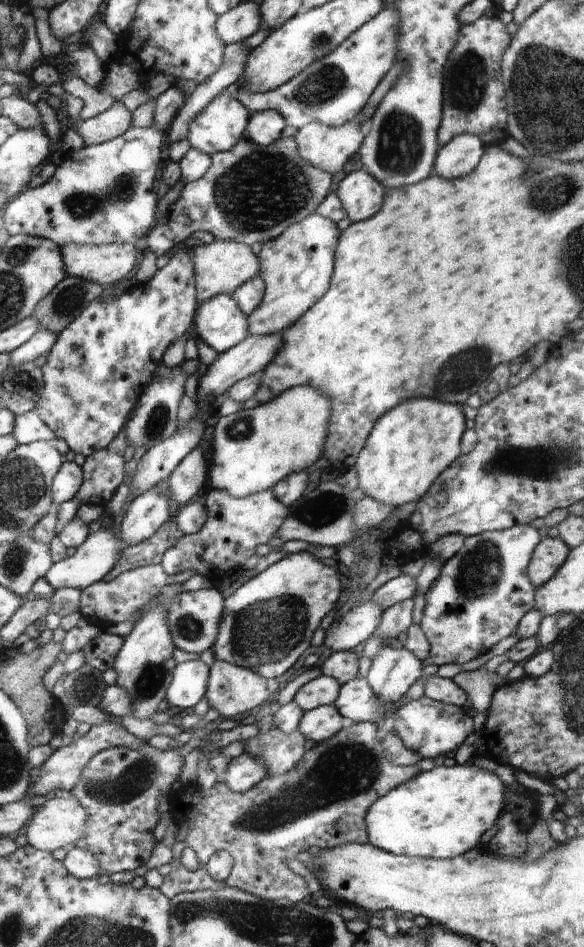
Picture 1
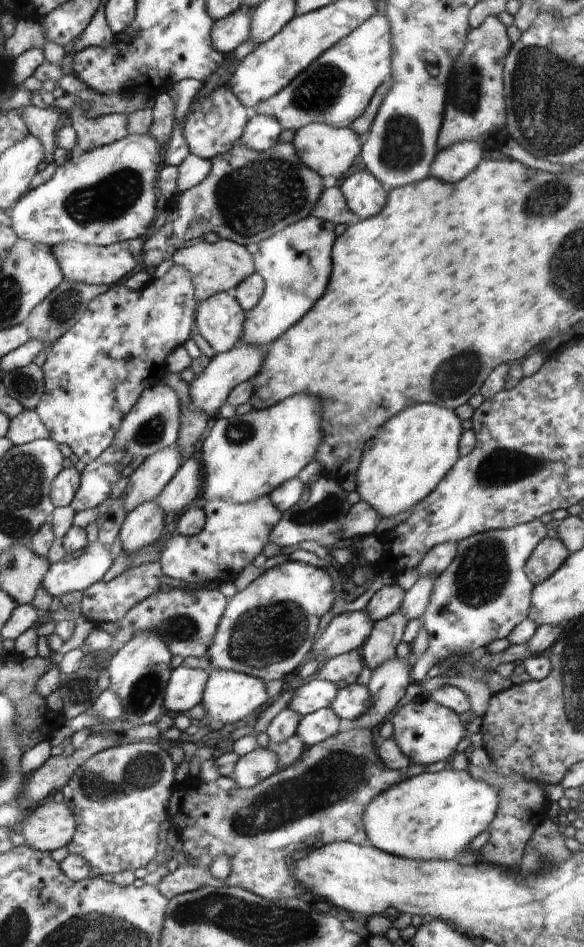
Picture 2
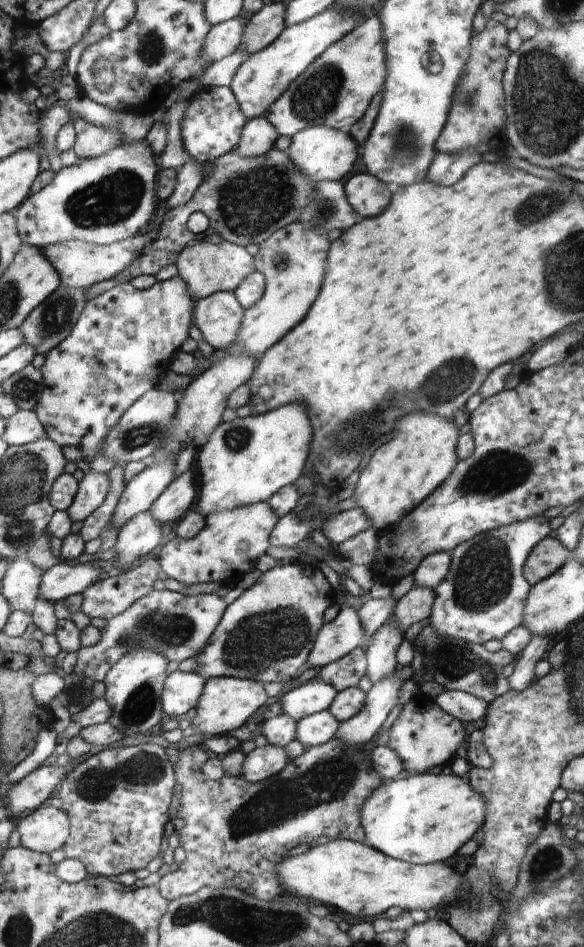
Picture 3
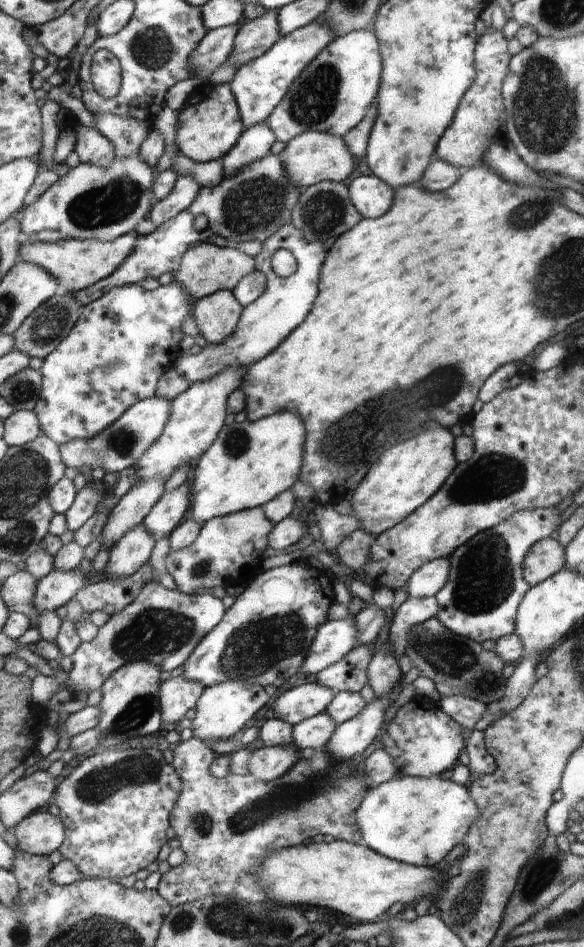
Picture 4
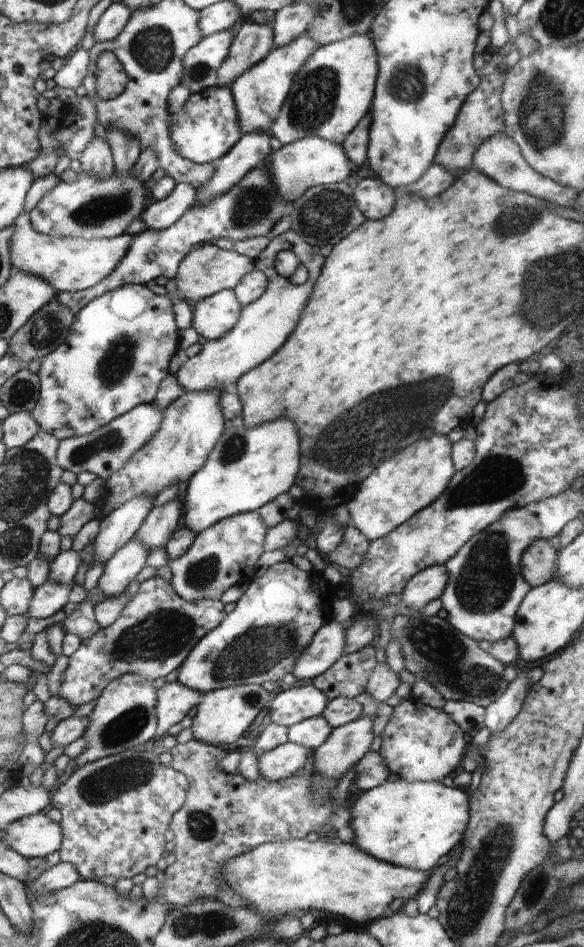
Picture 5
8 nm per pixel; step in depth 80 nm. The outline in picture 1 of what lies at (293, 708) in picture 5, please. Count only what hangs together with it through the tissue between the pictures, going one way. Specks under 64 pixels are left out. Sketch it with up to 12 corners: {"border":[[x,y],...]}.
{"border":[[321,675],[293,698],[302,712],[334,705],[341,684]]}

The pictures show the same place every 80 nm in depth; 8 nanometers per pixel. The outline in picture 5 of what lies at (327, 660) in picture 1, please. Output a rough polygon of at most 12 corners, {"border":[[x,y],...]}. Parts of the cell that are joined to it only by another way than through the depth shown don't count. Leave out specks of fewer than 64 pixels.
{"border":[[371,644],[343,656],[316,686],[328,701],[355,698],[376,666]]}

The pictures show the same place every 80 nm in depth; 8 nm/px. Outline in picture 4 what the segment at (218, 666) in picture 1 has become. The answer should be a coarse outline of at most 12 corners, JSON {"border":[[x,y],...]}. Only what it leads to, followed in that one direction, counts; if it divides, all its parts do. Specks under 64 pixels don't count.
{"border":[[260,684],[204,688],[195,738],[232,739],[270,699]]}

